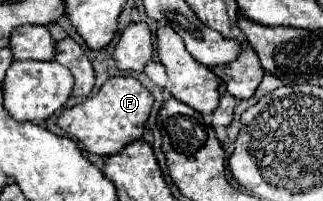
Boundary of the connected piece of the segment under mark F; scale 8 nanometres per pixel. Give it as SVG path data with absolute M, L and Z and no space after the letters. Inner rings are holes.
M112 77L108 79L100 91L86 99L84 103L80 105L74 105L72 109L64 109L62 115L58 117L58 125L78 143L84 145L84 149L88 153L94 153L94 155L100 155L100 157L110 157L110 155L116 155L120 153L128 143L132 141L138 141L142 135L144 135L144 123L148 121L150 117L150 111L152 111L152 105L154 105L154 95L136 79L136 77Z

